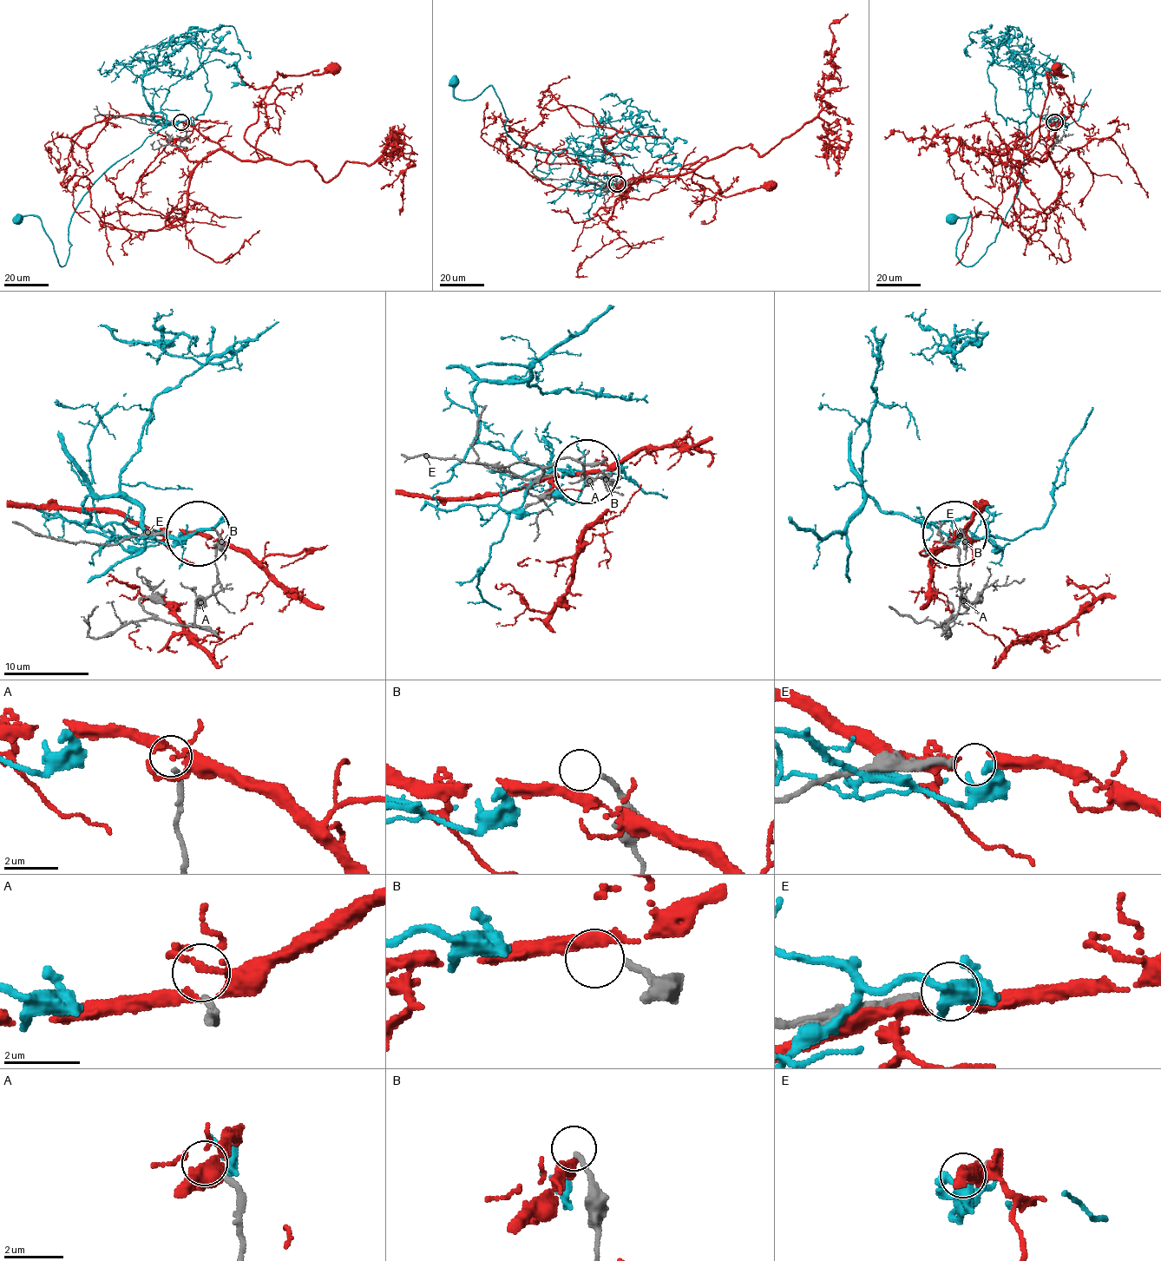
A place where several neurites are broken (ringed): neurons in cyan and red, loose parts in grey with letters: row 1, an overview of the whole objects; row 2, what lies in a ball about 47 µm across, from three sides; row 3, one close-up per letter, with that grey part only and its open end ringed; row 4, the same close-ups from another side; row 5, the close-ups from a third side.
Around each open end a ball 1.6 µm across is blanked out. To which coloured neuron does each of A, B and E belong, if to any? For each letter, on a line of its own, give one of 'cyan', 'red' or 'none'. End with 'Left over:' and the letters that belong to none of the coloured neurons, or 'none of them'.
A: none
B: none
E: cyan
Left over: A, B

